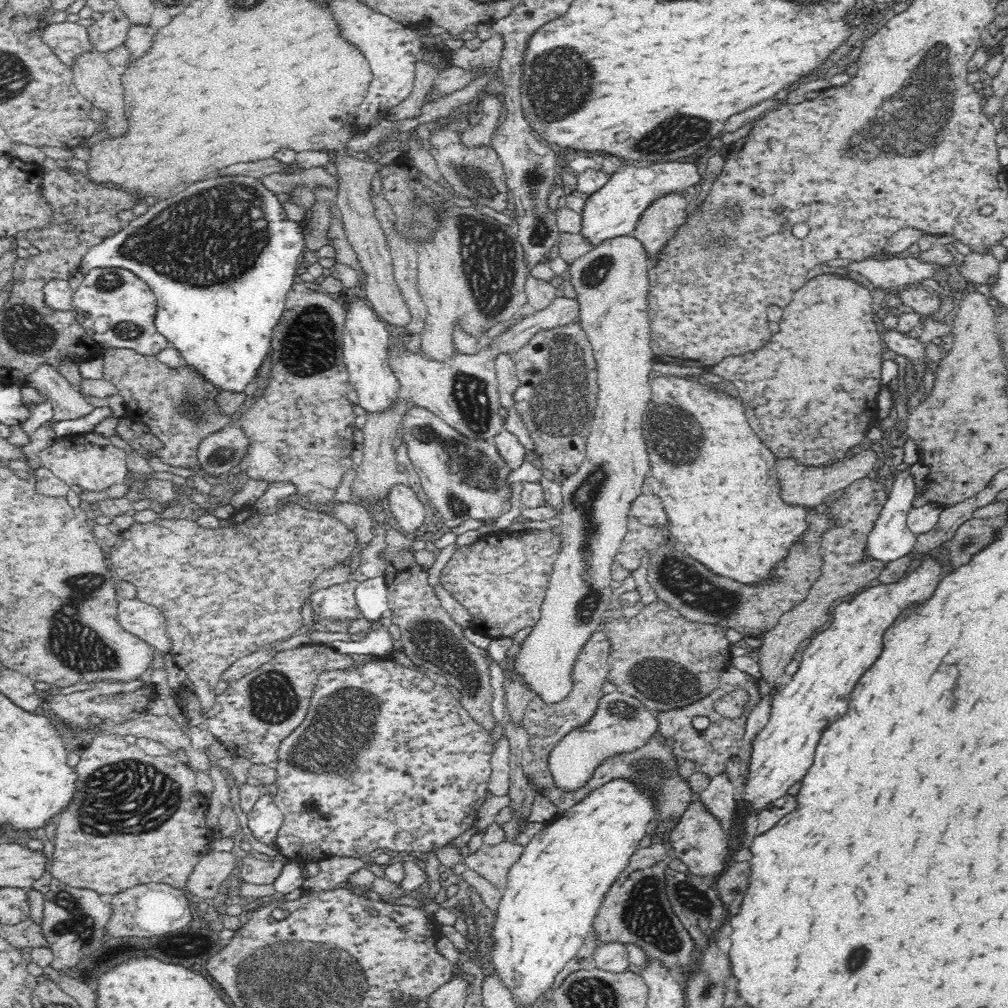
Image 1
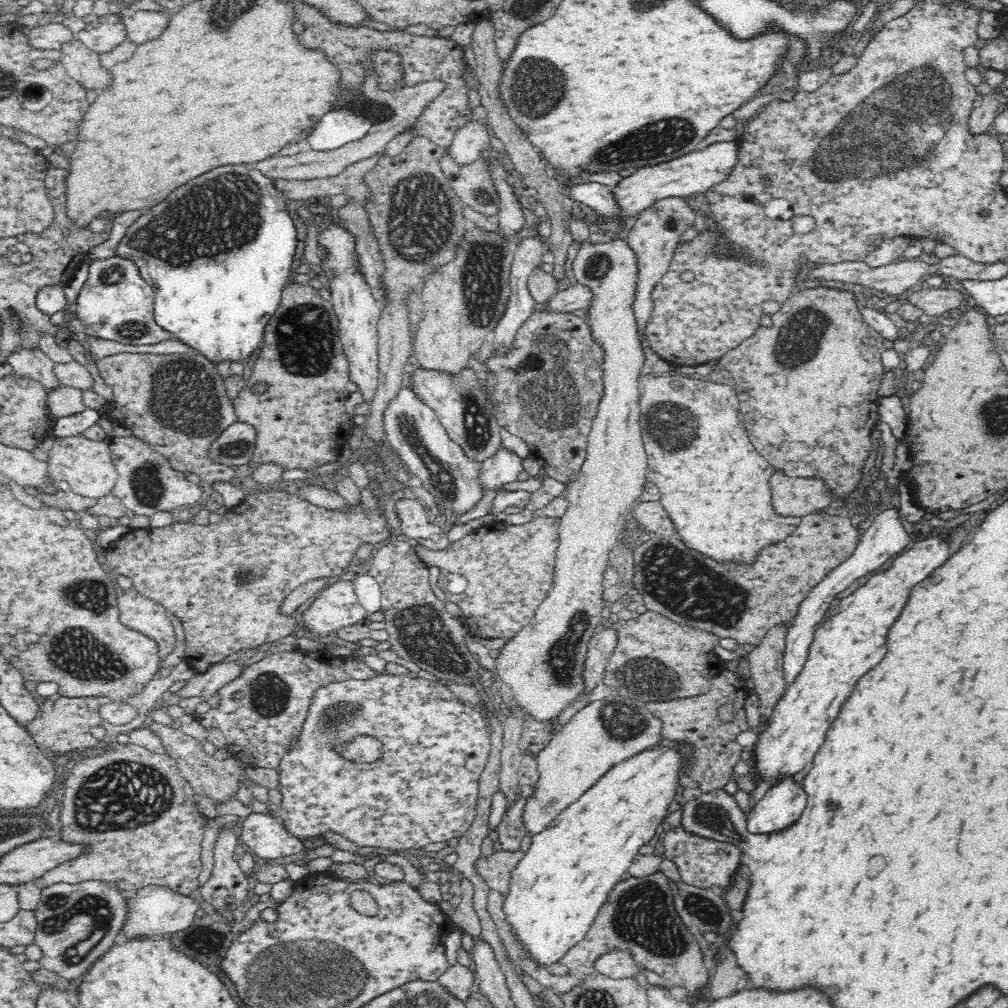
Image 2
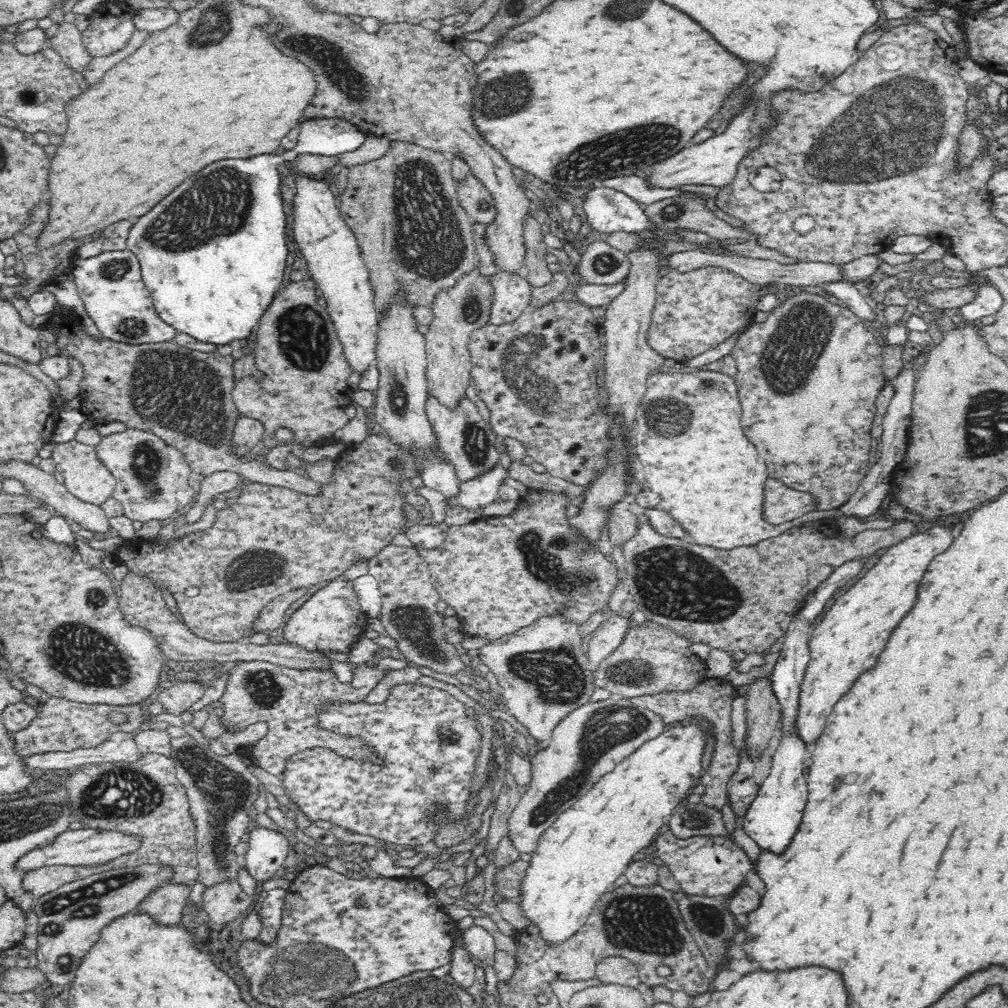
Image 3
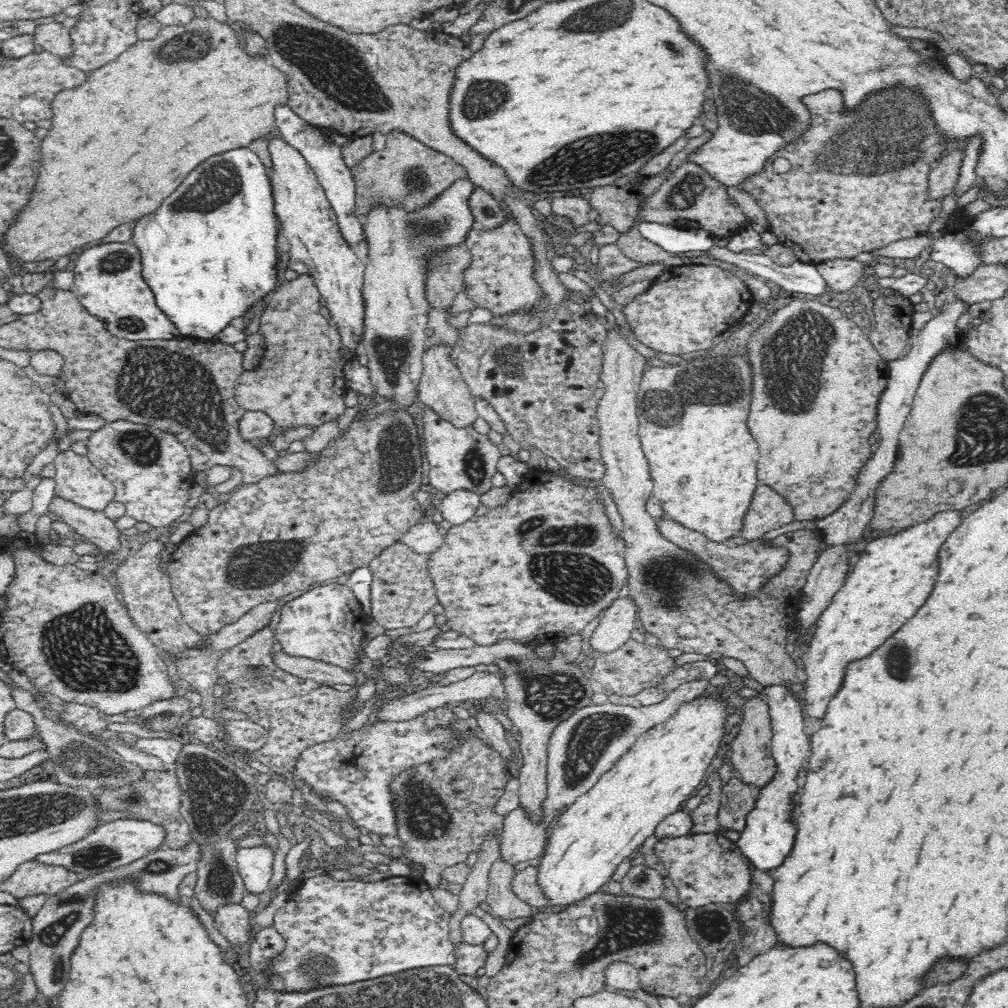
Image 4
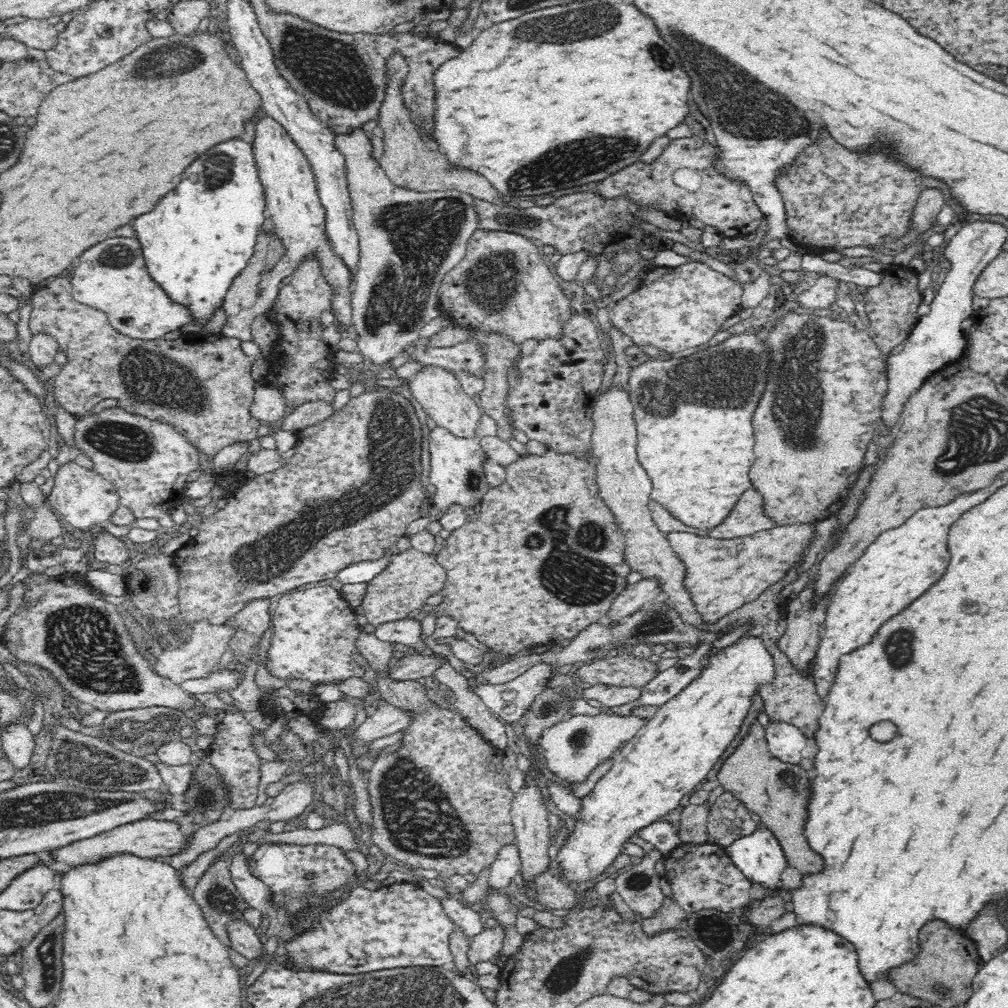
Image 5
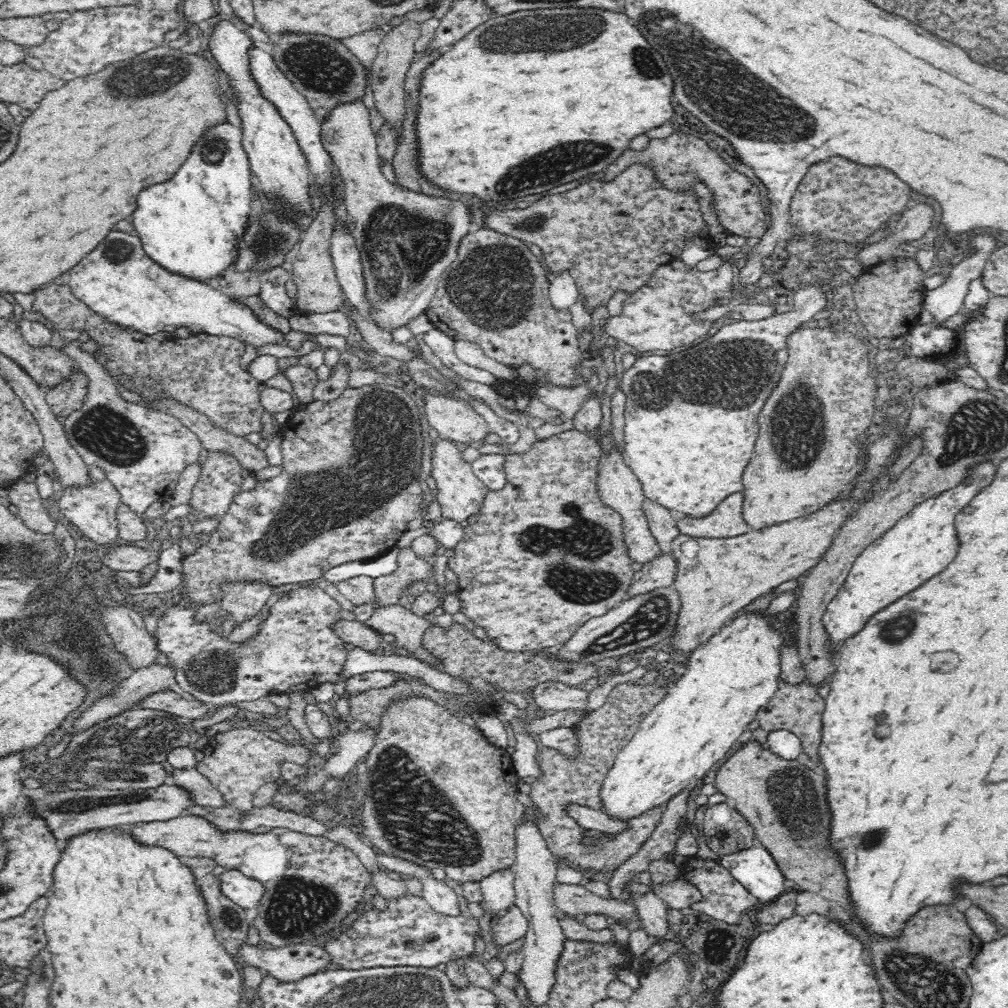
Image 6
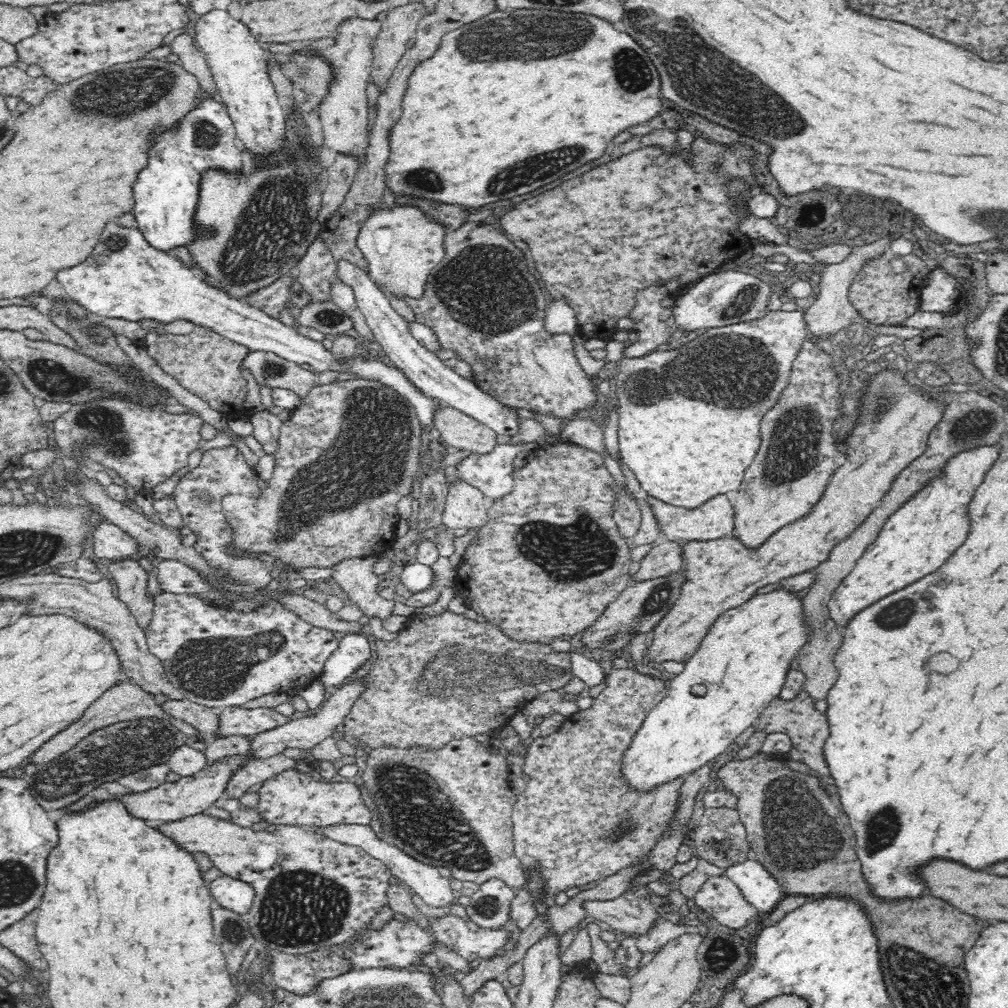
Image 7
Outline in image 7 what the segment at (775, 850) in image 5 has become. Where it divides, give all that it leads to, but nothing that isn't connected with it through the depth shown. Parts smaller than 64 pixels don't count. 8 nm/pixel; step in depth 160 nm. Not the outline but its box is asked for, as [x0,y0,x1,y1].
[724,855,786,915]

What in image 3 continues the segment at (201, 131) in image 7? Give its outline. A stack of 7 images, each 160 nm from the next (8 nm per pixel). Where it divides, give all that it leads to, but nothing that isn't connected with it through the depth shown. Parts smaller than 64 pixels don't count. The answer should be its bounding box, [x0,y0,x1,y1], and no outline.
[127,118,367,346]

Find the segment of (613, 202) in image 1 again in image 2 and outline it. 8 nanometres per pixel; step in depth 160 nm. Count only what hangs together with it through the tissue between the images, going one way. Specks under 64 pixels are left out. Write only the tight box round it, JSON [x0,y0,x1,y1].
[586,141,739,236]

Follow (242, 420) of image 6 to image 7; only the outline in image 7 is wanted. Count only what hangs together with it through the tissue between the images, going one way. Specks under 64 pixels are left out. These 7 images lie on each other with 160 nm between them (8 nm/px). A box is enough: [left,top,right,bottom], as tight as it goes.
[142,326,253,420]

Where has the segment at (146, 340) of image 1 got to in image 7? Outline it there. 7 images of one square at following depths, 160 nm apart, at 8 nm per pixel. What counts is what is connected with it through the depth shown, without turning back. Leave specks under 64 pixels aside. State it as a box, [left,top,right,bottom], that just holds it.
[56,224,438,426]

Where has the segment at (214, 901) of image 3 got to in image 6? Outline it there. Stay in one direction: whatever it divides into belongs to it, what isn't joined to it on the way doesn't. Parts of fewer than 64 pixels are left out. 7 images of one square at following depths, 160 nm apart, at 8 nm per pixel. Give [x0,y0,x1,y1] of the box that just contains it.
[238,940,328,982]

